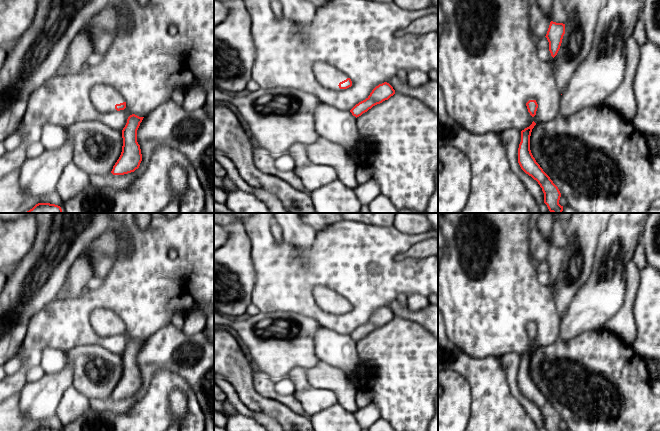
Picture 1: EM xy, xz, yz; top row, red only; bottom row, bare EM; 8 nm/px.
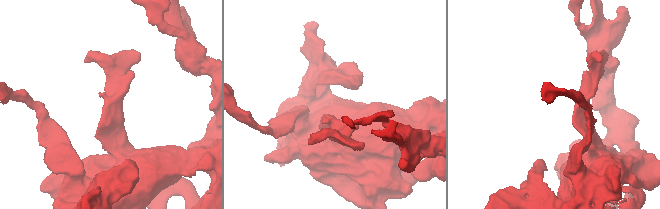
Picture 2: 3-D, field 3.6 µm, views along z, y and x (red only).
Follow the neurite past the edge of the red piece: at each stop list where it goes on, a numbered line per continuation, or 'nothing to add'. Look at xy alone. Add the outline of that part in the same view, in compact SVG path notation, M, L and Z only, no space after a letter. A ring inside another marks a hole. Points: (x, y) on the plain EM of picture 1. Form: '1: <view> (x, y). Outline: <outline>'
1: xy (103, 321). Outline: M94 308L89 318L92 330L99 337L116 336L115 329L125 326L124 321L107 308Z

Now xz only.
1: xz (328, 300). Outline: M316 285L313 287L312 294L317 306L324 312L332 315L341 315L339 307L349 302L336 291L324 286Z

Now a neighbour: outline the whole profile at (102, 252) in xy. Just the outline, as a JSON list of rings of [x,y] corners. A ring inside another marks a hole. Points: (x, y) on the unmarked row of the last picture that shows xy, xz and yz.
[[[109,229],[88,245],[87,256],[94,277],[104,279],[111,271],[119,250],[119,243],[119,233],[115,229]]]

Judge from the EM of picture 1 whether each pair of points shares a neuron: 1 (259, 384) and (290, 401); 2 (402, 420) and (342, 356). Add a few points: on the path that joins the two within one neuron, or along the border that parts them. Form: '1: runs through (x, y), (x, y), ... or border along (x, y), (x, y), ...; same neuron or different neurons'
1: runs through (267, 388), (273, 394), (282, 398); same neuron
2: border along (356, 350), (362, 364), (359, 374), (360, 388); different neurons

